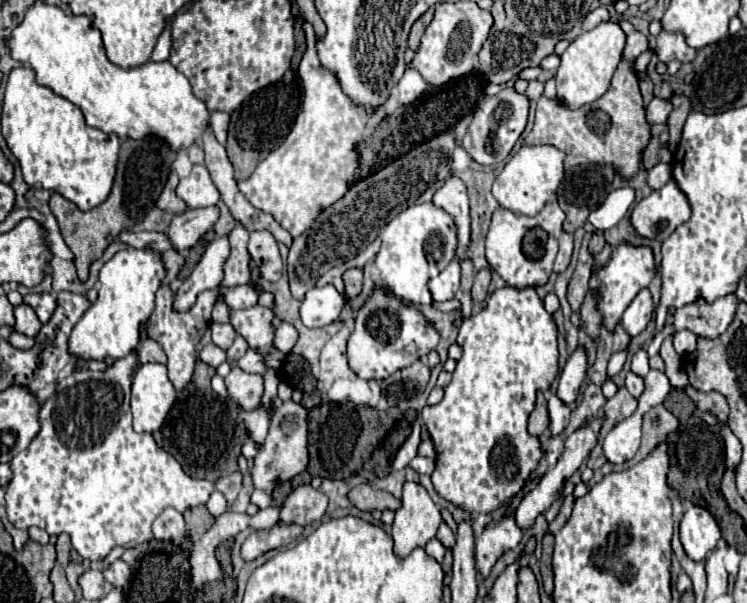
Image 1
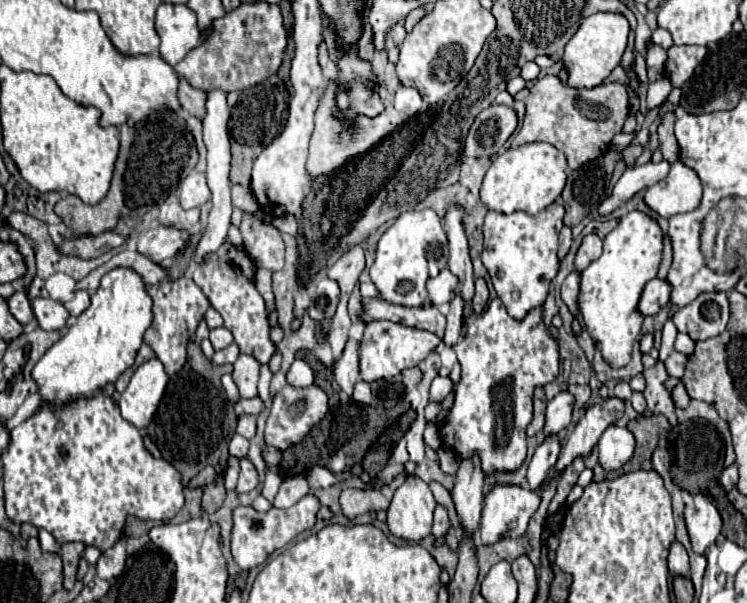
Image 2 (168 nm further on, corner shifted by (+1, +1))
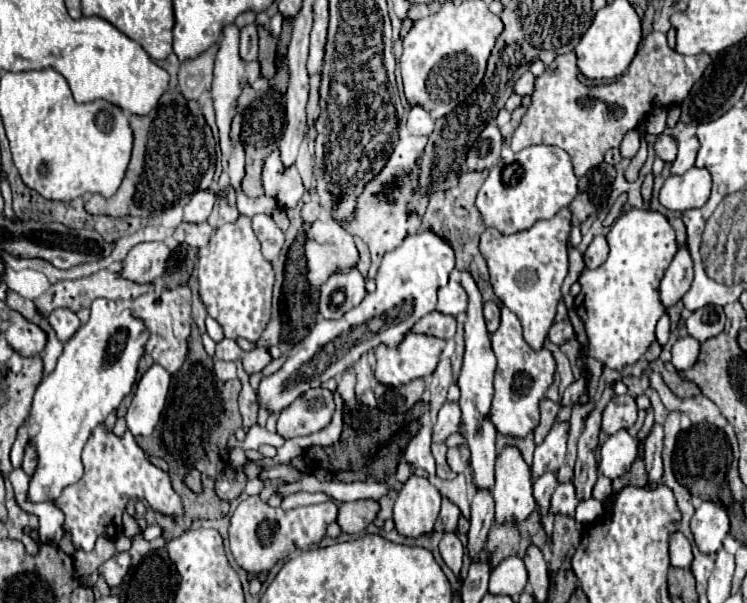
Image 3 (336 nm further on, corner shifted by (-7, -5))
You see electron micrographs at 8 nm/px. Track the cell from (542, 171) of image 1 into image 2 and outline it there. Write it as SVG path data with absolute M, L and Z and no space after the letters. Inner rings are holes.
M532 142L518 148L508 148L492 160L488 172L484 174L480 186L480 200L488 210L494 212L514 214L516 210L522 210L530 216L536 216L540 210L556 202L556 198L566 186L566 178L566 158L552 144Z

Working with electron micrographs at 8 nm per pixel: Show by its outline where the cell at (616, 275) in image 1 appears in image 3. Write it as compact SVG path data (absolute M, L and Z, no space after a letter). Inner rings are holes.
M630 210L620 216L608 236L610 256L596 270L584 270L578 278L582 292L576 296L576 312L588 334L588 354L612 370L634 366L650 348L654 328L664 306L660 304L658 284L678 252L670 222L652 210Z

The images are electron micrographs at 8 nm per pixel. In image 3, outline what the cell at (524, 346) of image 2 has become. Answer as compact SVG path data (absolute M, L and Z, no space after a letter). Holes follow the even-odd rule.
M502 306L500 326L490 338L492 338L492 350L498 358L498 368L494 376L494 400L490 406L488 420L502 436L526 438L538 424L540 418L538 402L544 398L548 386L554 382L556 360L548 348L534 350L526 344L516 314L510 312L506 306Z

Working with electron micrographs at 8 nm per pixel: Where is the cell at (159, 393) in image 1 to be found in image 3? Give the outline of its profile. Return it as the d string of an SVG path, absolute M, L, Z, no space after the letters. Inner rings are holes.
M154 364L138 382L132 404L126 412L128 430L134 436L150 436L160 420L170 388L170 374L160 364Z

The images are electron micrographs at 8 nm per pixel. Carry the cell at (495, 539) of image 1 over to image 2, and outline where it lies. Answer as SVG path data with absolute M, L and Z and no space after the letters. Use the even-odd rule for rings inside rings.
M494 484L492 490L484 498L484 508L482 508L482 518L480 518L480 540L482 544L494 544L504 536L518 538L526 532L530 518L540 506L540 492L532 492L522 486L512 486L512 484Z

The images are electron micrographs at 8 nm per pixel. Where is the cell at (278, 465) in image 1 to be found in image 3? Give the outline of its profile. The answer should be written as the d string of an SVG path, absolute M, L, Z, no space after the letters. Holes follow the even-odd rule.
M312 388L298 396L278 416L278 434L288 440L296 436L310 436L326 428L334 414L334 398L330 390Z

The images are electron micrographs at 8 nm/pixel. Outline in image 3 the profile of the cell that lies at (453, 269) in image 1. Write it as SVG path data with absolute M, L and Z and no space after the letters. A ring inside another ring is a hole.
M458 272L452 274L450 282L438 290L438 306L436 310L442 312L442 314L450 314L450 316L458 316L460 312L466 310L466 292L460 284L460 278L458 278Z

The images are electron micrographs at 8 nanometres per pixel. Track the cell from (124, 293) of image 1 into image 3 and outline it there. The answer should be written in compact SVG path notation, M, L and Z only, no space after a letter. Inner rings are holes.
M114 302L90 306L90 320L64 344L54 372L50 372L36 388L30 424L38 434L30 438L38 452L38 468L30 480L28 498L34 502L50 502L60 492L82 478L82 448L92 430L118 408L122 398L132 390L138 374L138 362L148 342L146 324L132 314L130 308L118 314Z

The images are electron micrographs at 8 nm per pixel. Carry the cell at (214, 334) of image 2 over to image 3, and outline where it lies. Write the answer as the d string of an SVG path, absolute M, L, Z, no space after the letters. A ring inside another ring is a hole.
M224 338L216 344L216 358L218 360L238 360L240 354L242 354L242 348L230 338Z

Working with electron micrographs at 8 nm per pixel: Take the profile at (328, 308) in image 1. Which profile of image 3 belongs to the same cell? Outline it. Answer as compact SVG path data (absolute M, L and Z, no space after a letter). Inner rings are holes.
M356 268L348 274L332 274L320 286L320 314L326 320L336 320L358 306L364 296L364 278Z

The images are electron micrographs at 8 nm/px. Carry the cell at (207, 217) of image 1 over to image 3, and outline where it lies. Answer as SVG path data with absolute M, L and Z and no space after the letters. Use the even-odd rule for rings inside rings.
M142 242L128 252L120 274L136 282L154 282L164 274L170 258L172 250L164 242Z

